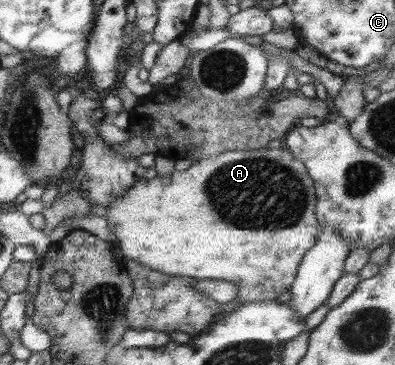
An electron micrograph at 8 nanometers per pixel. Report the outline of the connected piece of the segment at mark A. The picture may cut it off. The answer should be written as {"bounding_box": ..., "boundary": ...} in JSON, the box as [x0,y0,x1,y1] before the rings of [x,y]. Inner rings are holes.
{"bounding_box":[105,149,318,303],"boundary":[[[256,149],[256,151],[224,151],[216,157],[192,160],[190,166],[182,171],[174,169],[167,177],[152,177],[152,179],[138,179],[134,181],[120,198],[113,198],[109,207],[105,208],[108,216],[108,228],[113,235],[114,243],[121,251],[124,260],[131,259],[152,271],[158,271],[174,277],[184,279],[210,279],[234,283],[238,287],[236,303],[250,303],[270,301],[288,290],[294,282],[298,265],[308,249],[312,248],[318,240],[318,223],[315,217],[316,197],[314,184],[307,174],[306,168],[300,160],[296,159],[288,150]]]}

